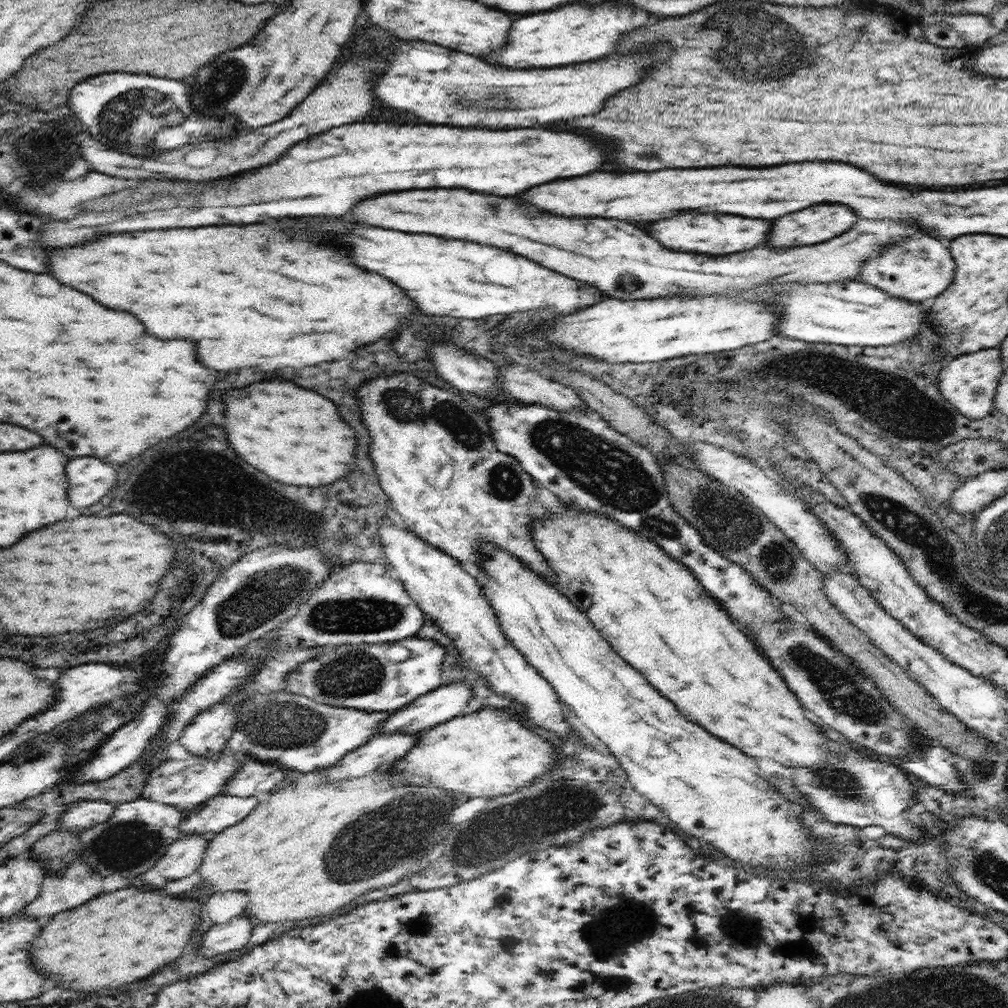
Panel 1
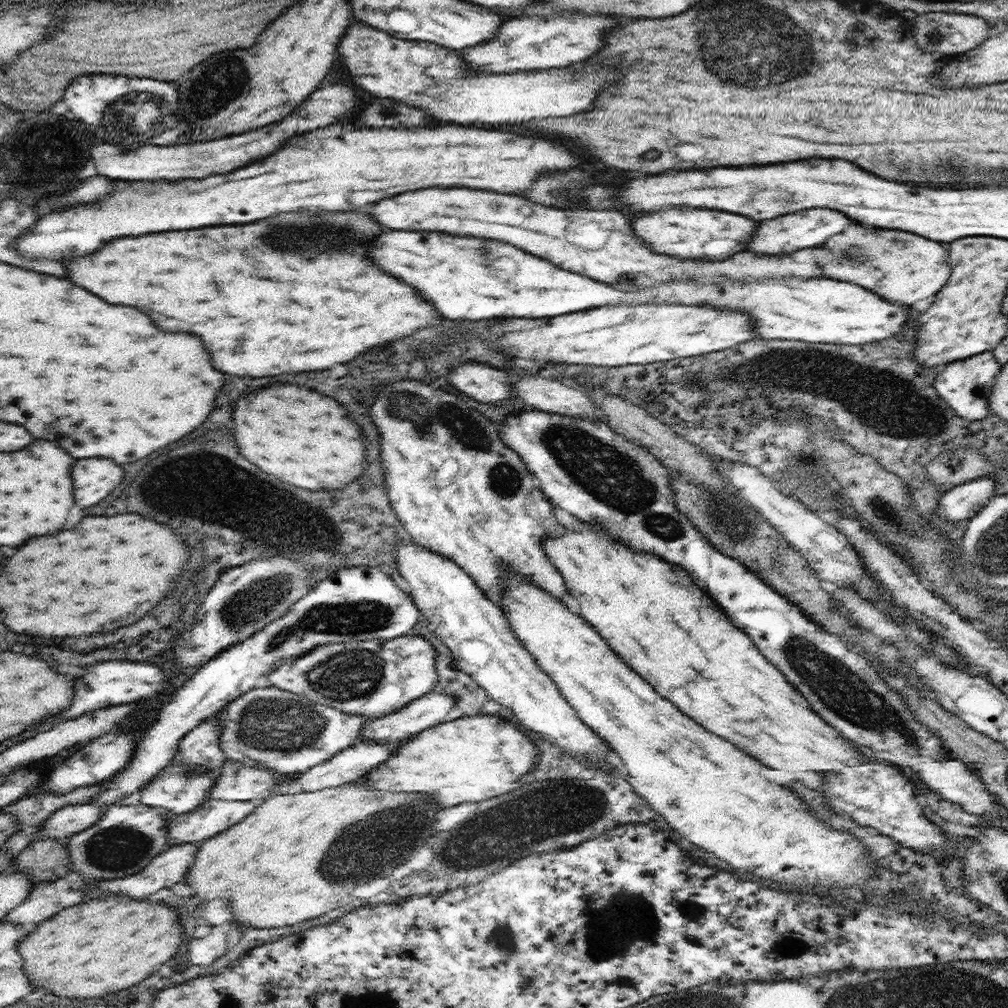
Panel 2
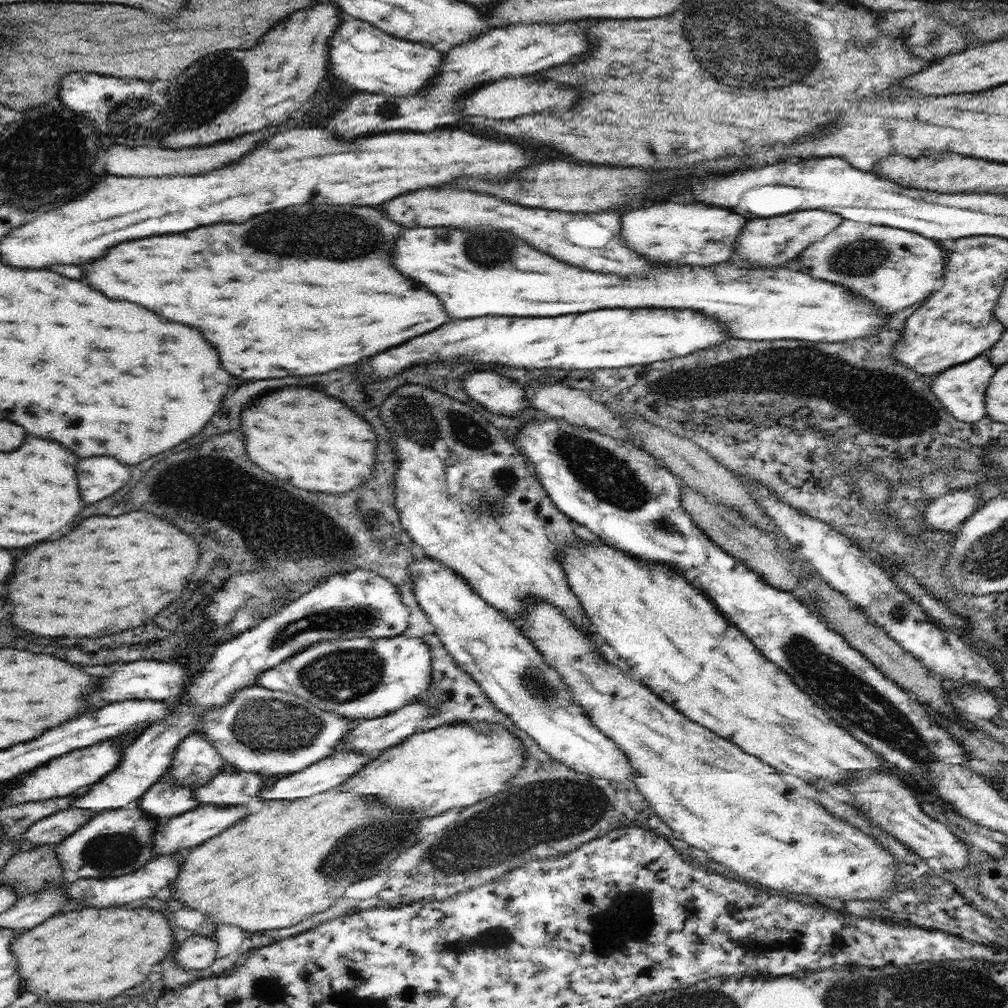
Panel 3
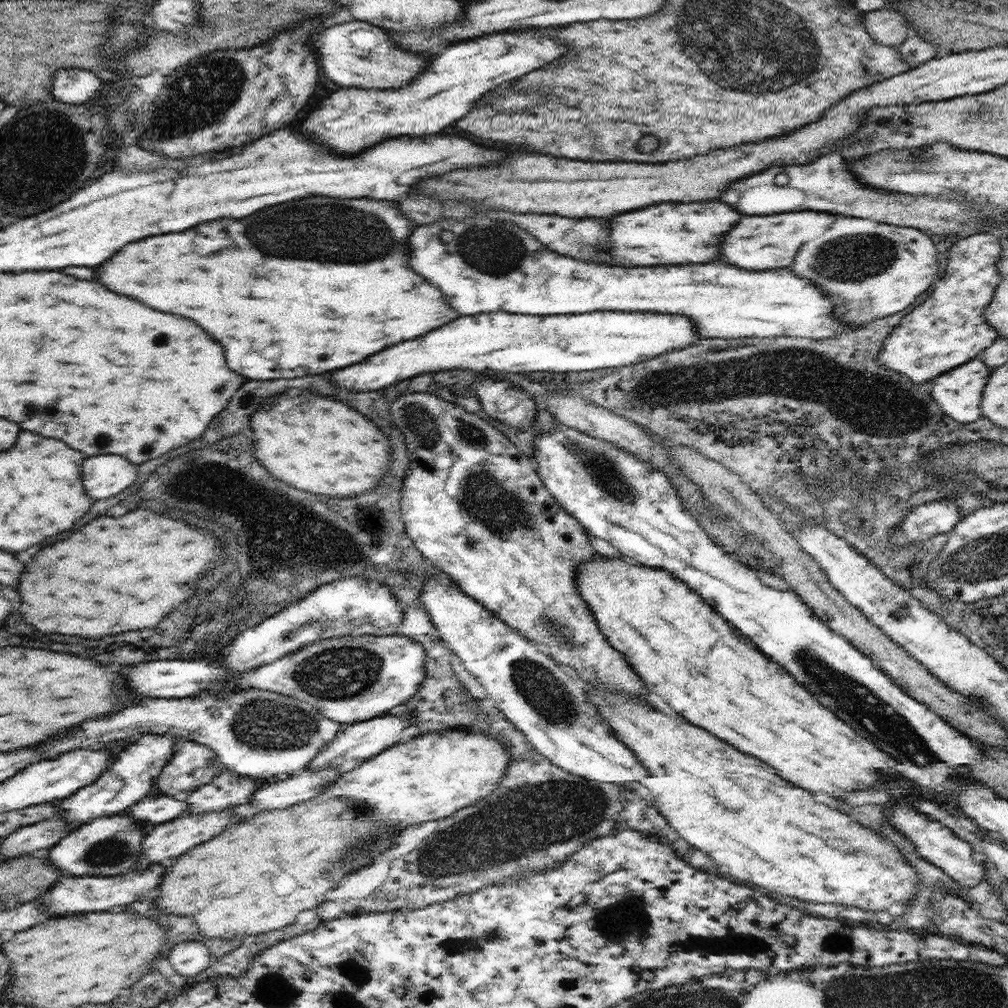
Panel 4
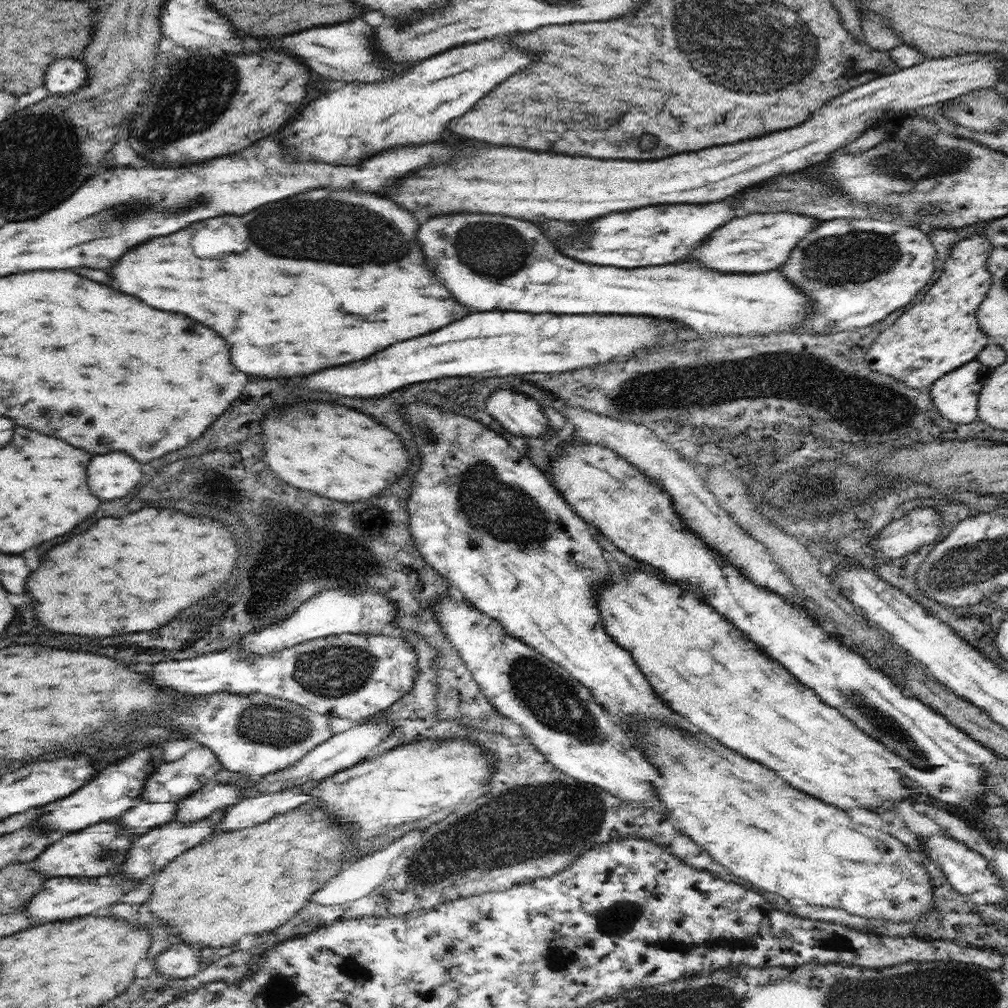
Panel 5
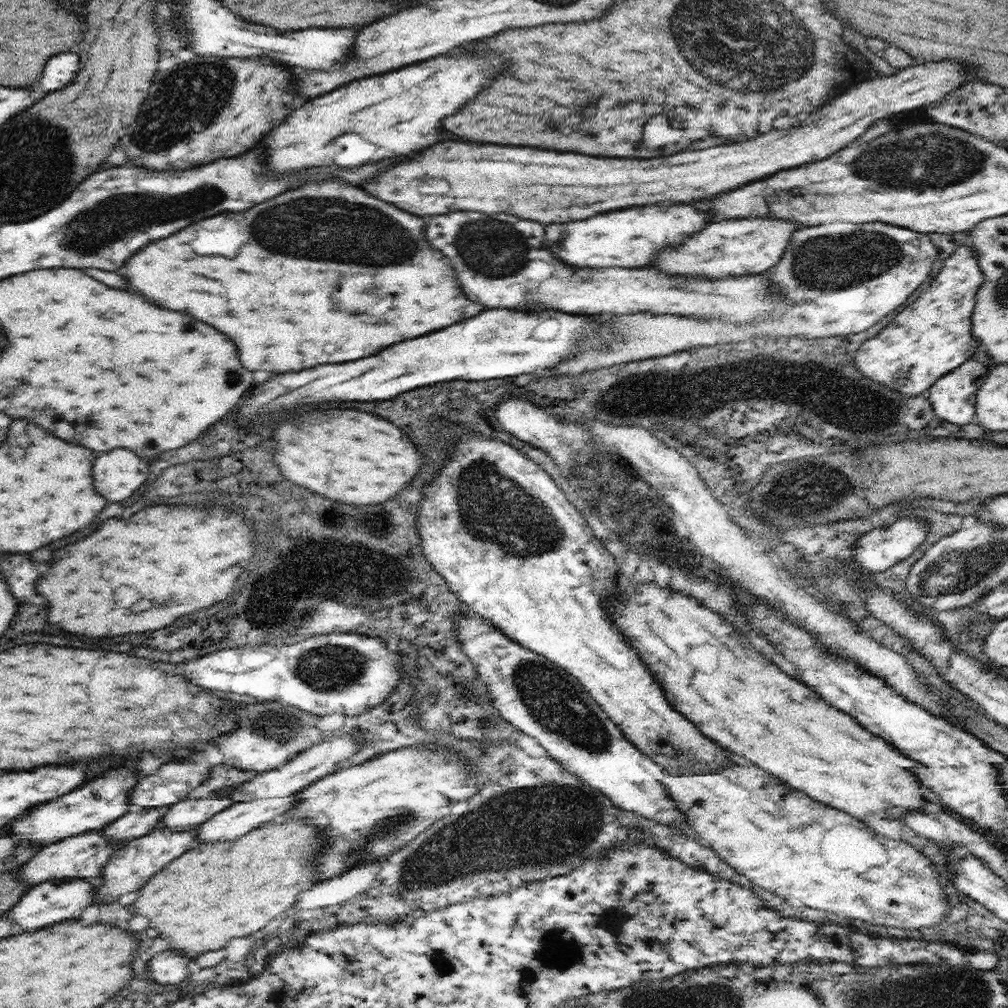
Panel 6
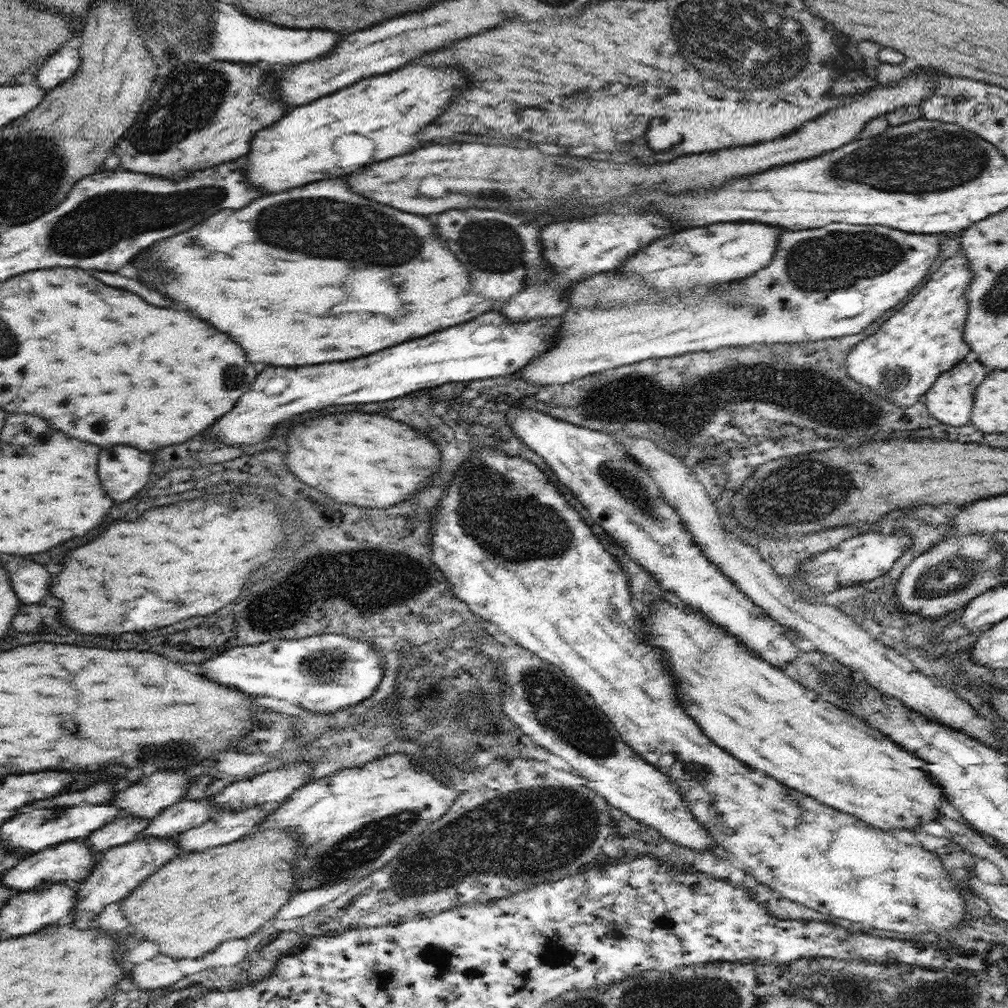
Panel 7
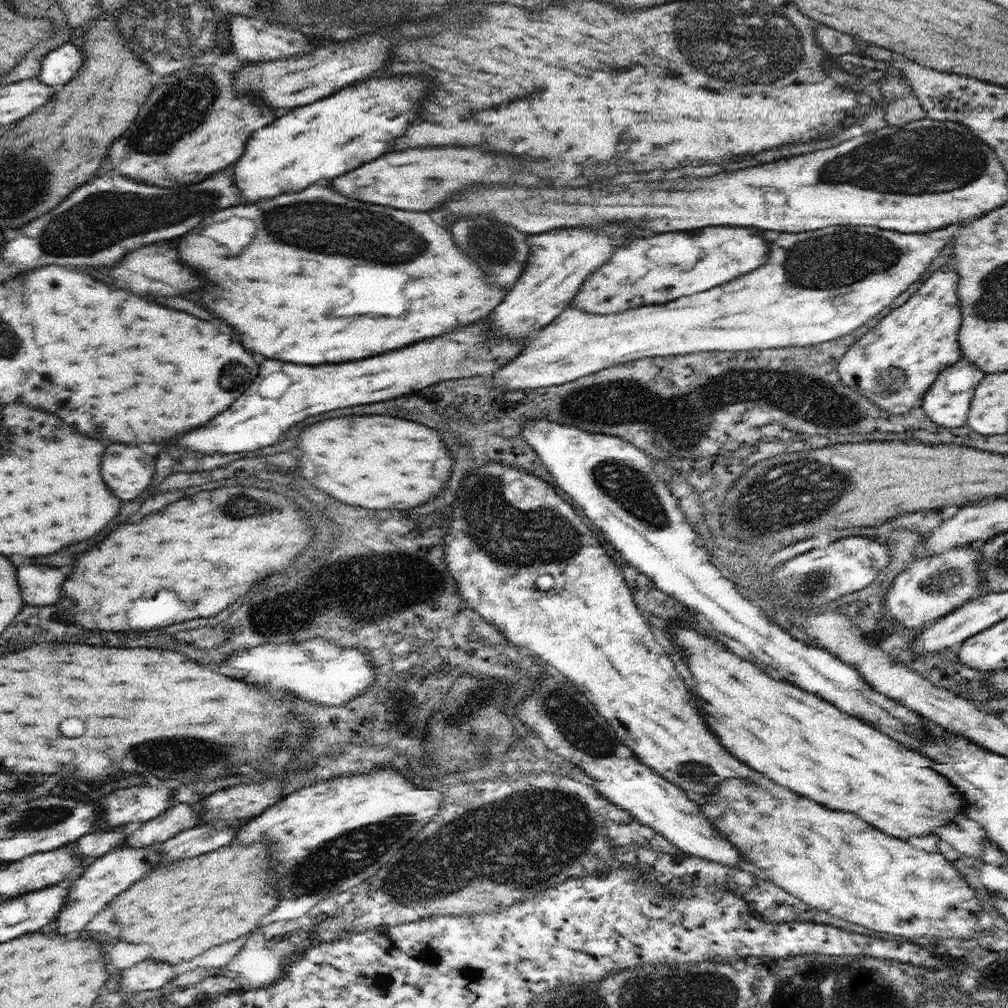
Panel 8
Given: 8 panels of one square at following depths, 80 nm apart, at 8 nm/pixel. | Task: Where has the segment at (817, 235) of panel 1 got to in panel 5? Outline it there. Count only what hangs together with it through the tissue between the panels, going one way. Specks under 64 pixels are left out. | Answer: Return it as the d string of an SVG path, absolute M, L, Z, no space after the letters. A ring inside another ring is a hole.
M778 212L778 214L748 214L744 218L734 218L726 222L718 232L714 232L698 250L692 252L692 262L700 262L710 270L748 270L748 272L768 272L774 268L780 268L788 256L790 250L799 243L800 238L806 236L806 232L819 227L820 222L790 214L790 212Z

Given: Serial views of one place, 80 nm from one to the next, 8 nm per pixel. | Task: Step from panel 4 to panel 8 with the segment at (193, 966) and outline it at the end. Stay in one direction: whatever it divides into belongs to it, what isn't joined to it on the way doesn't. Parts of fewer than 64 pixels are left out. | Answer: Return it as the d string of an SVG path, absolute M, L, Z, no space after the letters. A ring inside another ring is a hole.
M144 960L122 971L120 984L130 992L142 992L157 989L172 981L174 971L170 964Z

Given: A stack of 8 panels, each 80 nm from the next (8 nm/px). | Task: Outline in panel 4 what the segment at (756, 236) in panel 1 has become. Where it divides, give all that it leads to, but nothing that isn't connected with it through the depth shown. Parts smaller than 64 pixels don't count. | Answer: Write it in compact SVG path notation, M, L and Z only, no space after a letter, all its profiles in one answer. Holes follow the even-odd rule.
M690 202L690 204L654 204L650 208L640 208L634 212L618 214L610 220L608 252L602 254L604 260L614 260L618 266L656 266L656 264L706 264L716 260L720 240L726 232L740 220L740 214L722 202Z

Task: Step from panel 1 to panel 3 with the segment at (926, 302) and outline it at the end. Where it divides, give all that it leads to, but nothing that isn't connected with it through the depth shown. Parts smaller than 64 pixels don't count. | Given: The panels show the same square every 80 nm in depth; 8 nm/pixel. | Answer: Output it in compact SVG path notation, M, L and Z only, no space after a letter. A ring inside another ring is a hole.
M844 220L836 232L830 232L821 241L809 244L800 254L802 272L818 280L827 280L849 288L877 304L883 312L898 312L916 302L926 302L942 283L945 259L934 240L906 232L900 228L880 225L858 224Z

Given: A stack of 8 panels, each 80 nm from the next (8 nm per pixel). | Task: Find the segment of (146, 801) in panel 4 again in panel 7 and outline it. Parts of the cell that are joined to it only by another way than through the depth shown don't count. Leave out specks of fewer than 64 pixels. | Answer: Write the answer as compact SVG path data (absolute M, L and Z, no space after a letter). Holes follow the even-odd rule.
M126 816L116 817L97 831L91 832L87 838L93 852L106 852L114 846L120 846L140 837L150 820L147 818Z

